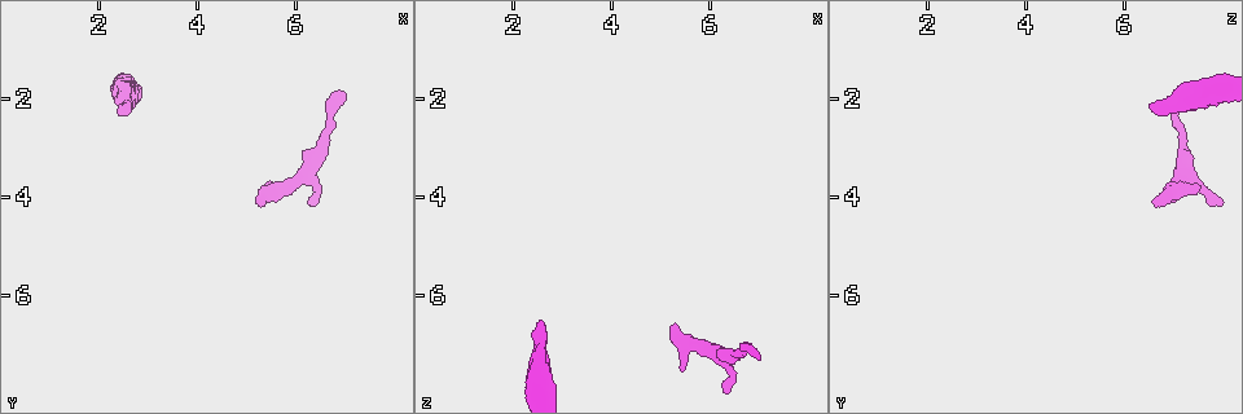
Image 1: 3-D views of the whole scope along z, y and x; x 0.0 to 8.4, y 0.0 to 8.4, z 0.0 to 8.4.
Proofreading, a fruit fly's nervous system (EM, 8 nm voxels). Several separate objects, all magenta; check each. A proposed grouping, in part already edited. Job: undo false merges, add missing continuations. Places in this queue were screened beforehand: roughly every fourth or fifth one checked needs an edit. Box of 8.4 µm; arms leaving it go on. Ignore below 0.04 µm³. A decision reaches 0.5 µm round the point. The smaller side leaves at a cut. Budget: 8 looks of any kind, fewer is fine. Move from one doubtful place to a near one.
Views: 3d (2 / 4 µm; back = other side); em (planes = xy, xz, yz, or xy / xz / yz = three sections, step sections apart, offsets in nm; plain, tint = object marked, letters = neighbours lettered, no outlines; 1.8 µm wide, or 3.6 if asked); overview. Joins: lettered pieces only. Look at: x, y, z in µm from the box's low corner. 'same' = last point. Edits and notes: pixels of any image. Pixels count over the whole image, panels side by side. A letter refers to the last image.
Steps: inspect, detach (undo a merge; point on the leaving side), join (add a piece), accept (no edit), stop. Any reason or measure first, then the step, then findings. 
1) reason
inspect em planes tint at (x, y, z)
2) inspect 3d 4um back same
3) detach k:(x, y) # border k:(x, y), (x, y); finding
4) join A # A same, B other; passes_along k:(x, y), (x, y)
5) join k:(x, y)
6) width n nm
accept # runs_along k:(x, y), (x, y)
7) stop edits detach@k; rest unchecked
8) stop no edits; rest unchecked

branch stops here
inspect 3d 2um at (6.95, 1.85, 7.25)

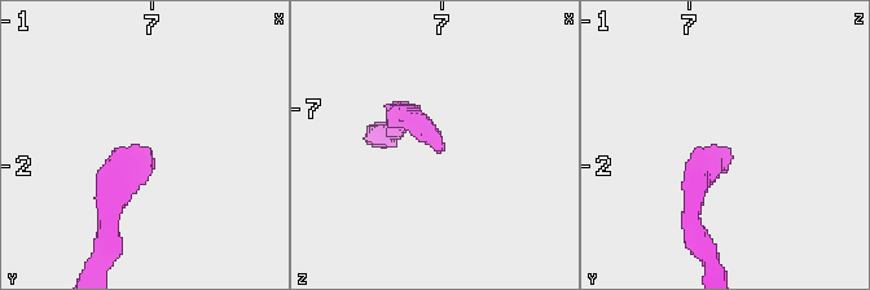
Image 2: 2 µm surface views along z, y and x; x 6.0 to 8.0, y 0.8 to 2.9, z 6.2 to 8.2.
inspect em planes plain at (7.00, 1.90, 7.28)

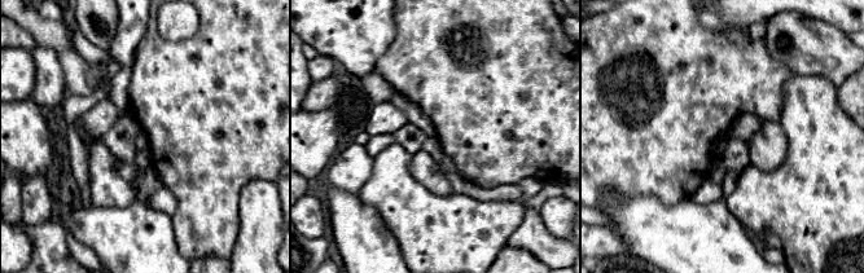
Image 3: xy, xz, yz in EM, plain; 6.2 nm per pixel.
inspect em planes letters same

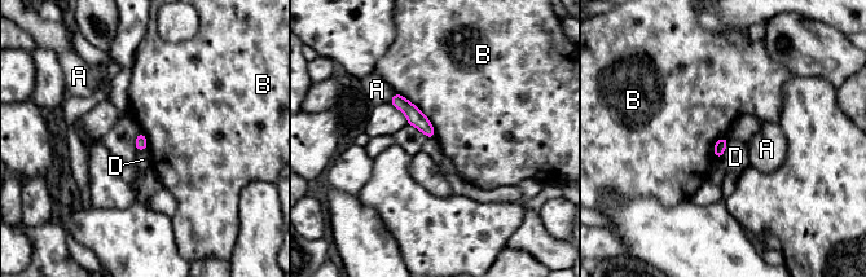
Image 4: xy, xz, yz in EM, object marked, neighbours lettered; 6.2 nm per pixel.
accept # A other, B other, D other; runs_along 4:(396, 97), (431, 135); none of them fits

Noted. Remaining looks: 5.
free end
inspect 3d 4um at (5.45, 3.75, 7.50)

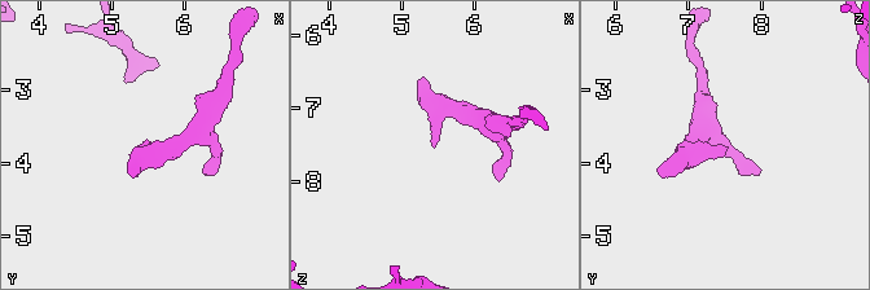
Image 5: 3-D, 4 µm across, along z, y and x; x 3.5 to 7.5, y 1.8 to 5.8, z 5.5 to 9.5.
shape alone is not enough
inspect em planes tint at (5.45, 3.75, 7.55)

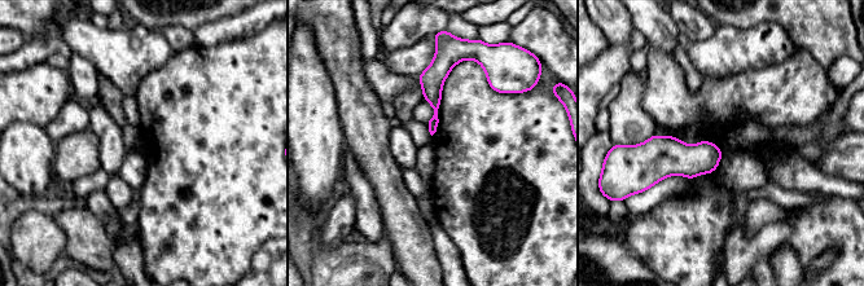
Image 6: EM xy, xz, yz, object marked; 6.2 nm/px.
what lies round it
inspect em planes letters same

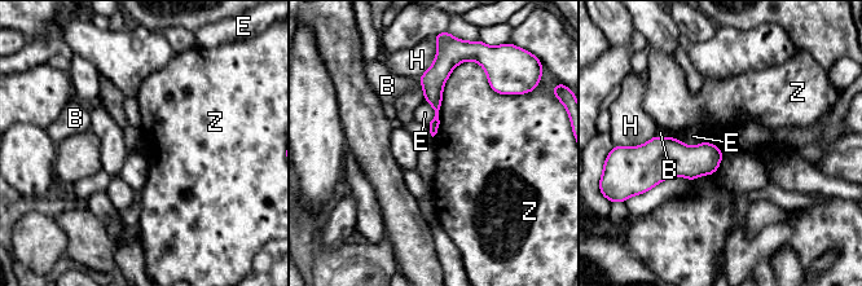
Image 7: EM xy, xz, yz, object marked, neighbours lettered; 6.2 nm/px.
longest_contact Z 500 nm
accept # B other, E other, H other, Z other; runs_along 7:(448, 69), (436, 80), (432, 130); no lettered piece goes on from it

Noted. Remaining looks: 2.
stop no edits; rest unchecked

